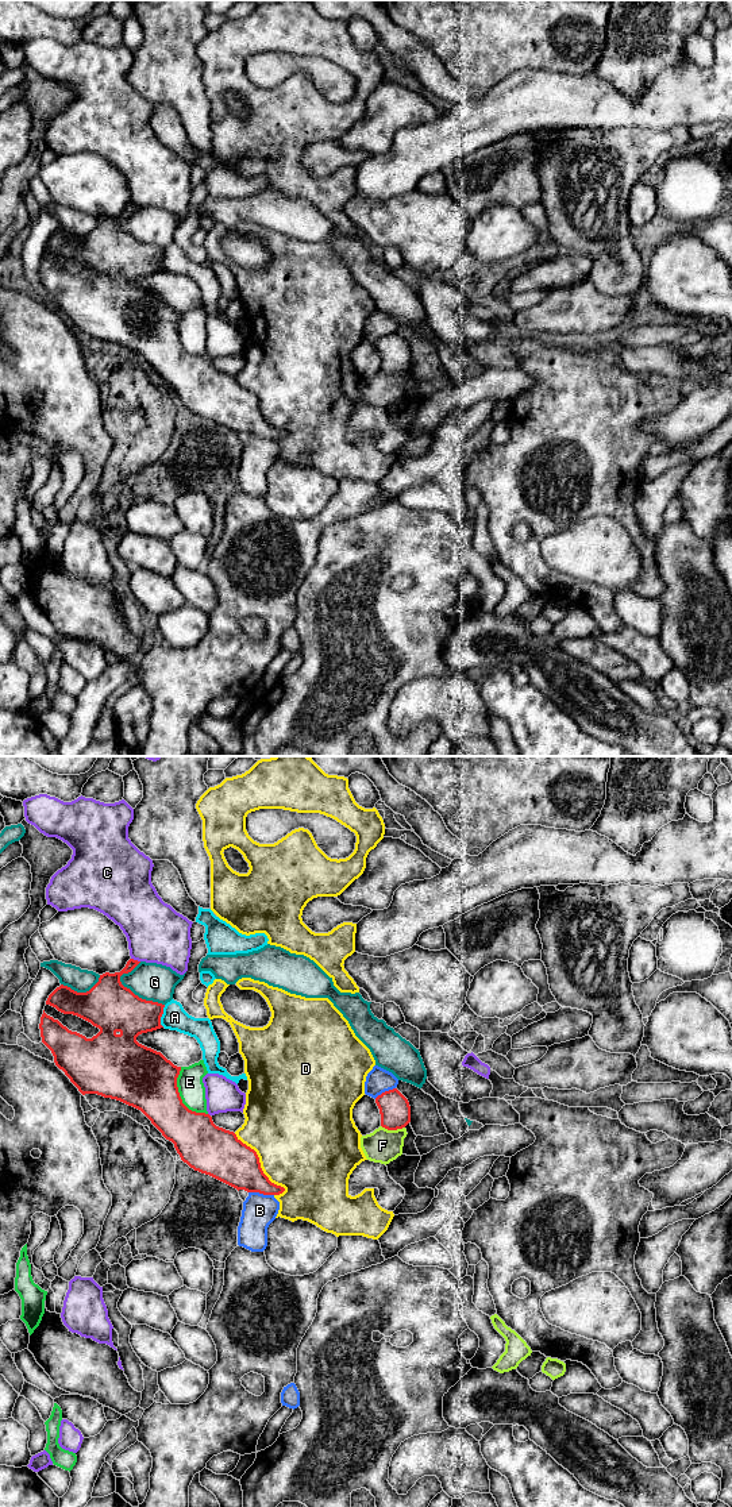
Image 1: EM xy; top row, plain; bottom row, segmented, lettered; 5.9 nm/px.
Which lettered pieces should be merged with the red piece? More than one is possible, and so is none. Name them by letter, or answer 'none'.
none

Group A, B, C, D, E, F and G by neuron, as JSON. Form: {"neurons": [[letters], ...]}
{"neurons": [["A"], ["B"], ["C"], ["D"], ["E"], ["F"], ["G"]]}

